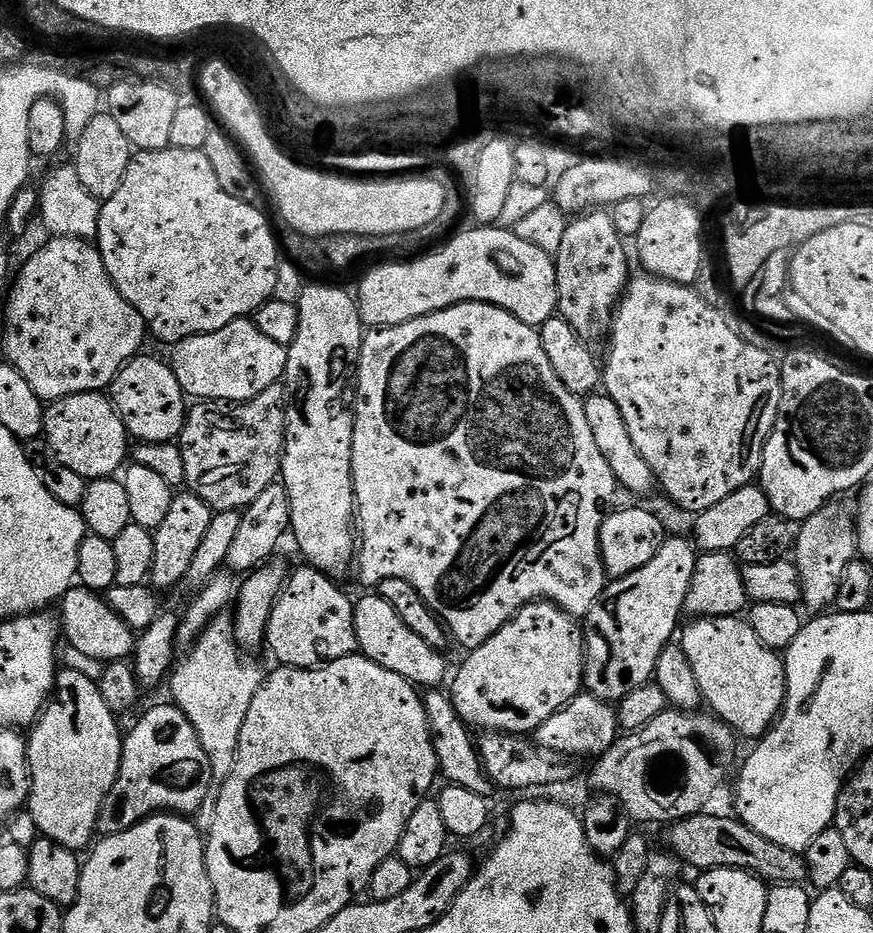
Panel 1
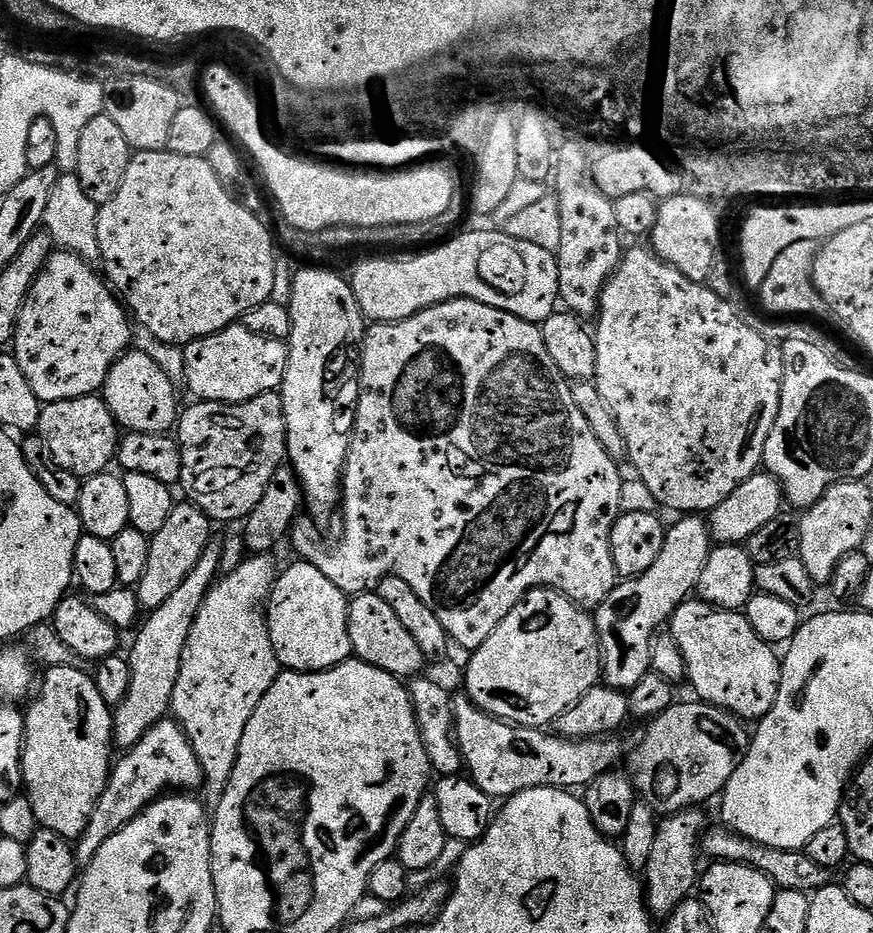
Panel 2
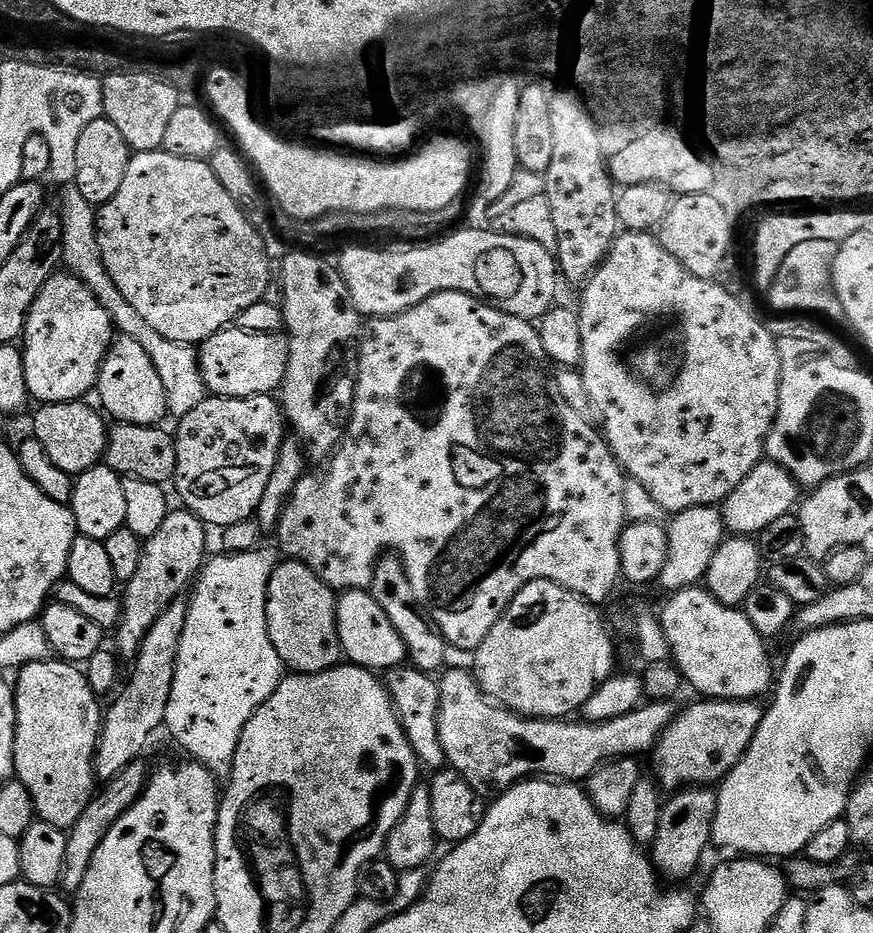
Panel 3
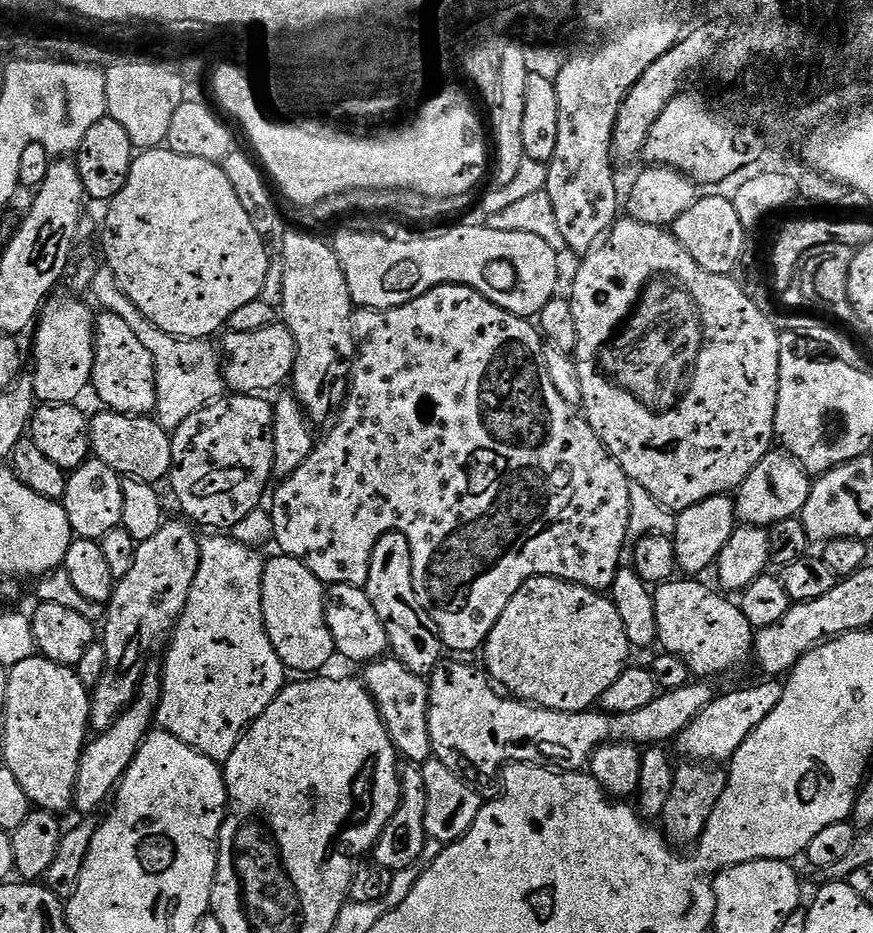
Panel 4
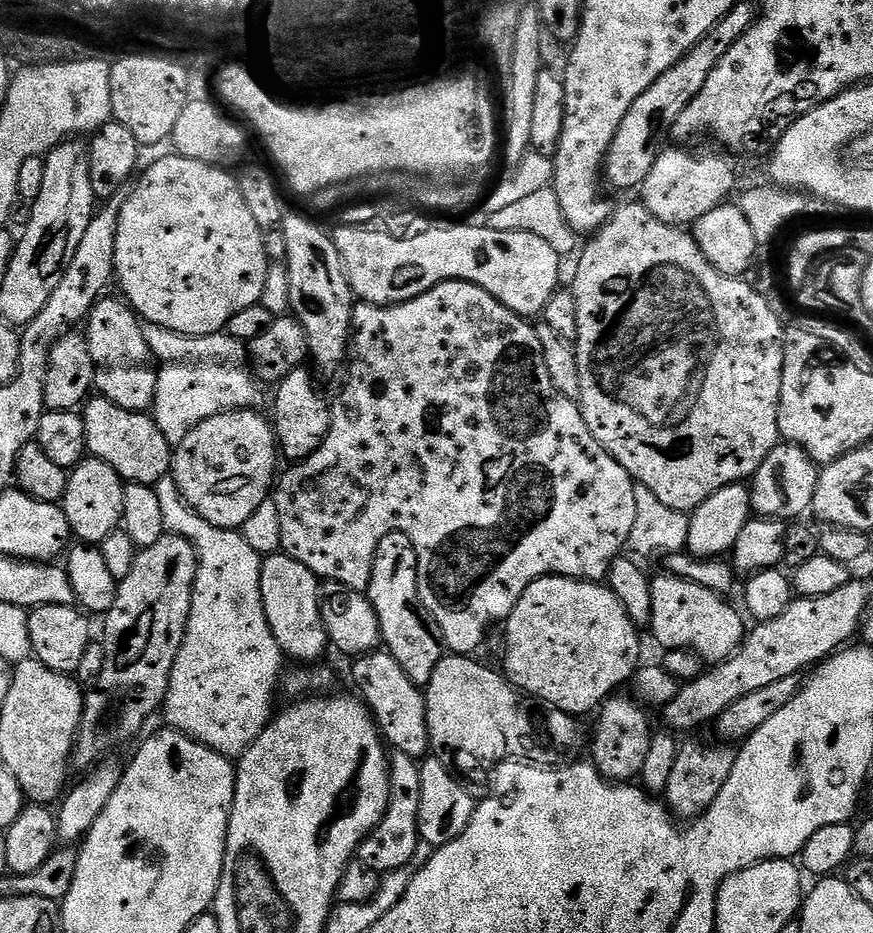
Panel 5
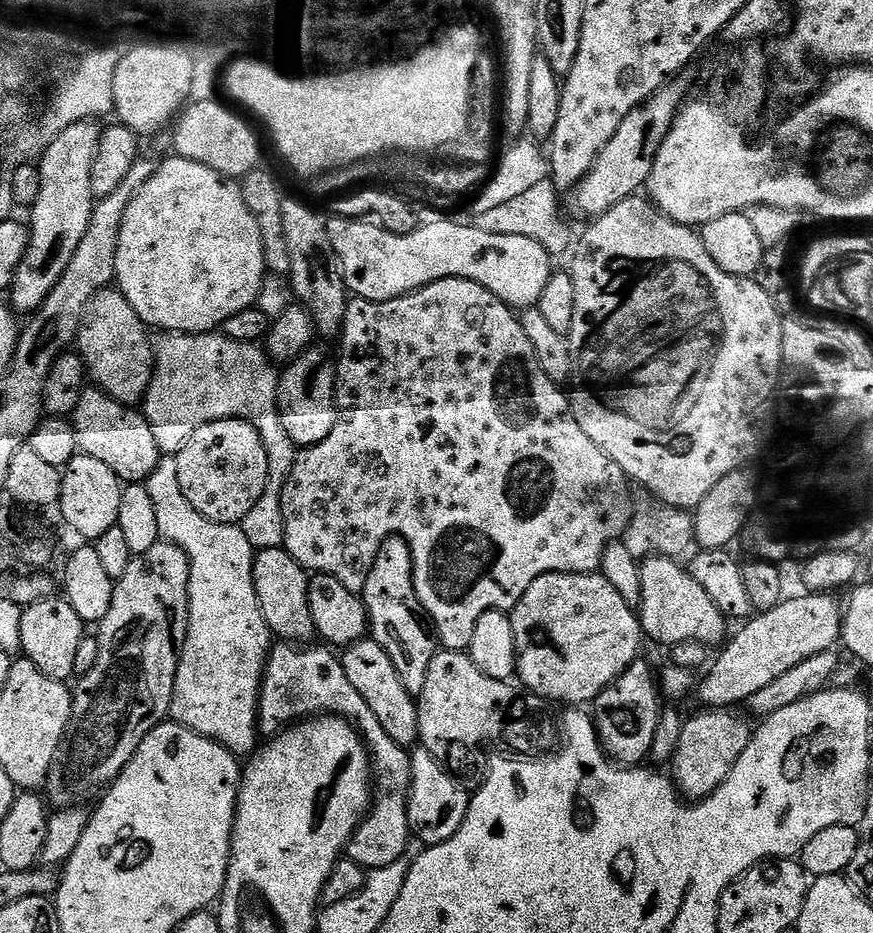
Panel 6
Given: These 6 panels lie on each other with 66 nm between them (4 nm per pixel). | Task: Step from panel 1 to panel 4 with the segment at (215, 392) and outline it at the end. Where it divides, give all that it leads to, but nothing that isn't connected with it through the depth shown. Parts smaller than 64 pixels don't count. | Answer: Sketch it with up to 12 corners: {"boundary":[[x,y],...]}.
{"boundary":[[283,322],[229,331],[225,385],[268,394],[294,370],[294,334]]}

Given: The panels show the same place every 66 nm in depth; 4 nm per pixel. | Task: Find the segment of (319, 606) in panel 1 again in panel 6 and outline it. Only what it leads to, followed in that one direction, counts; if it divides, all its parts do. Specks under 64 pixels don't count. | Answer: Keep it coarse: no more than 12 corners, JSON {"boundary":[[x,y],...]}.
{"boundary":[[283,548],[254,562],[258,606],[273,637],[316,636],[309,573]]}

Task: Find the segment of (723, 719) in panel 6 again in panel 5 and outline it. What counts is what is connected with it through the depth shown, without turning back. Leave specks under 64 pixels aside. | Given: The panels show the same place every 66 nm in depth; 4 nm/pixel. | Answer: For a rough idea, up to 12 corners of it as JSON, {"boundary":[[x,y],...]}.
{"boundary":[[685,739],[676,749],[668,811],[695,820],[718,798],[737,749]]}

